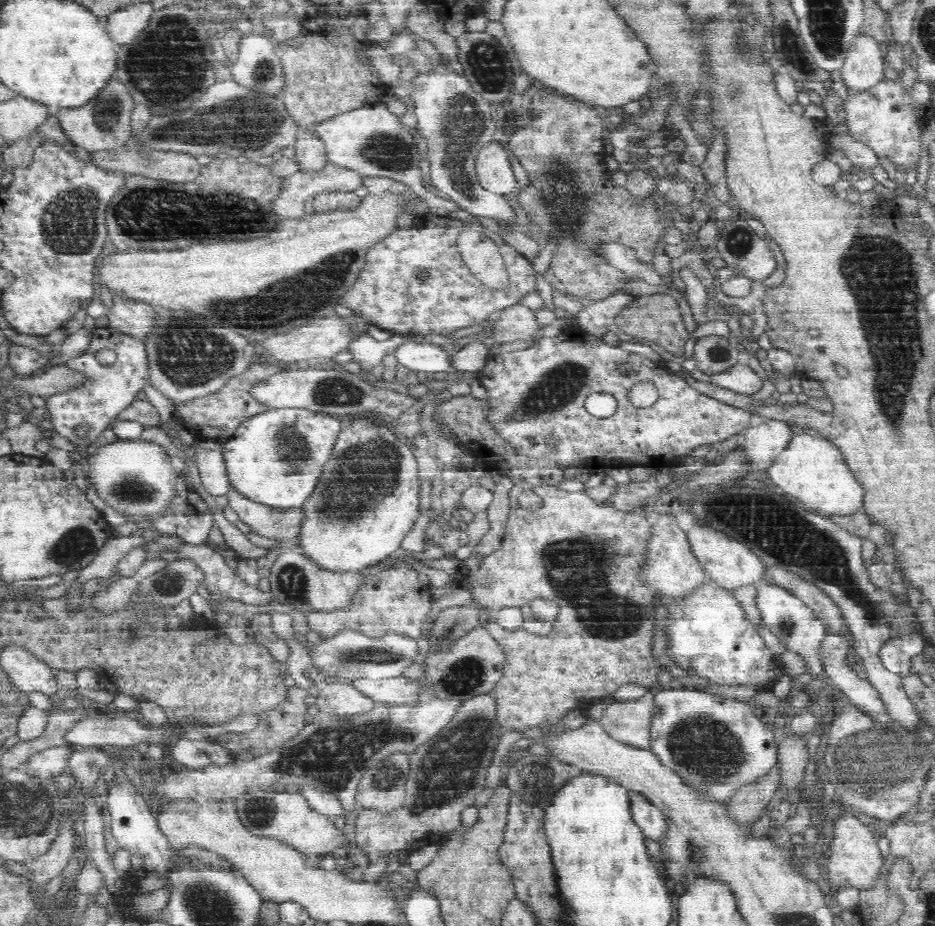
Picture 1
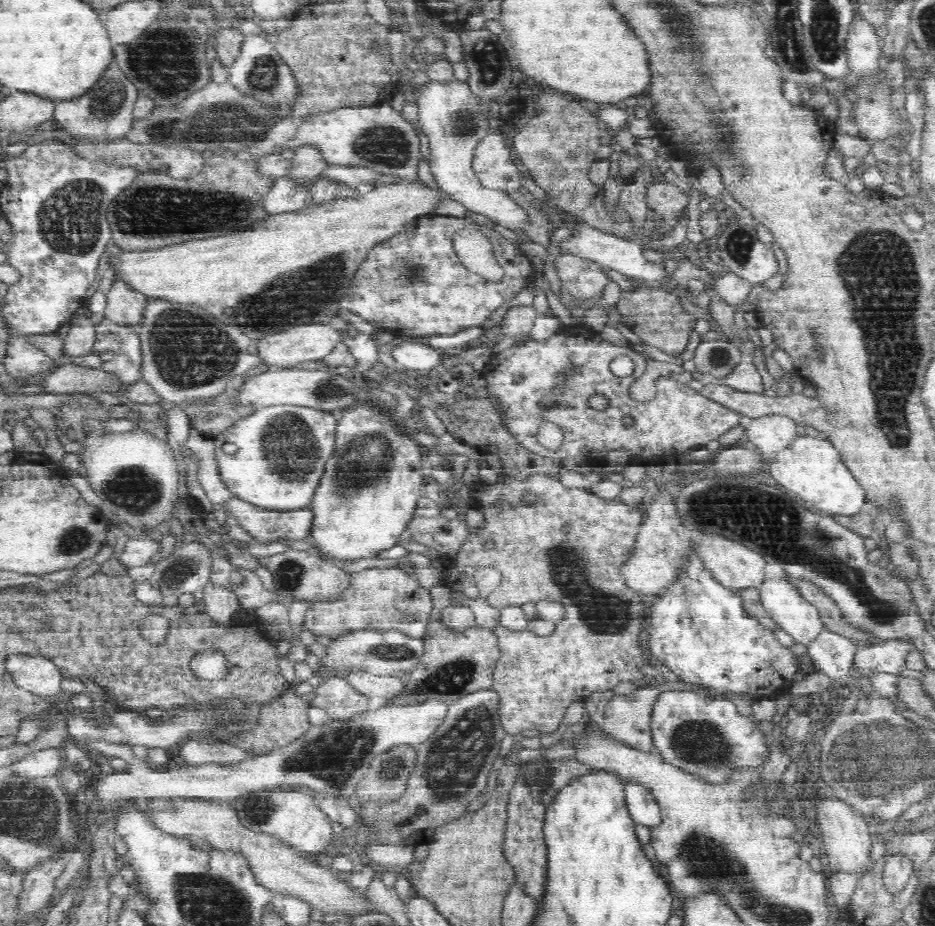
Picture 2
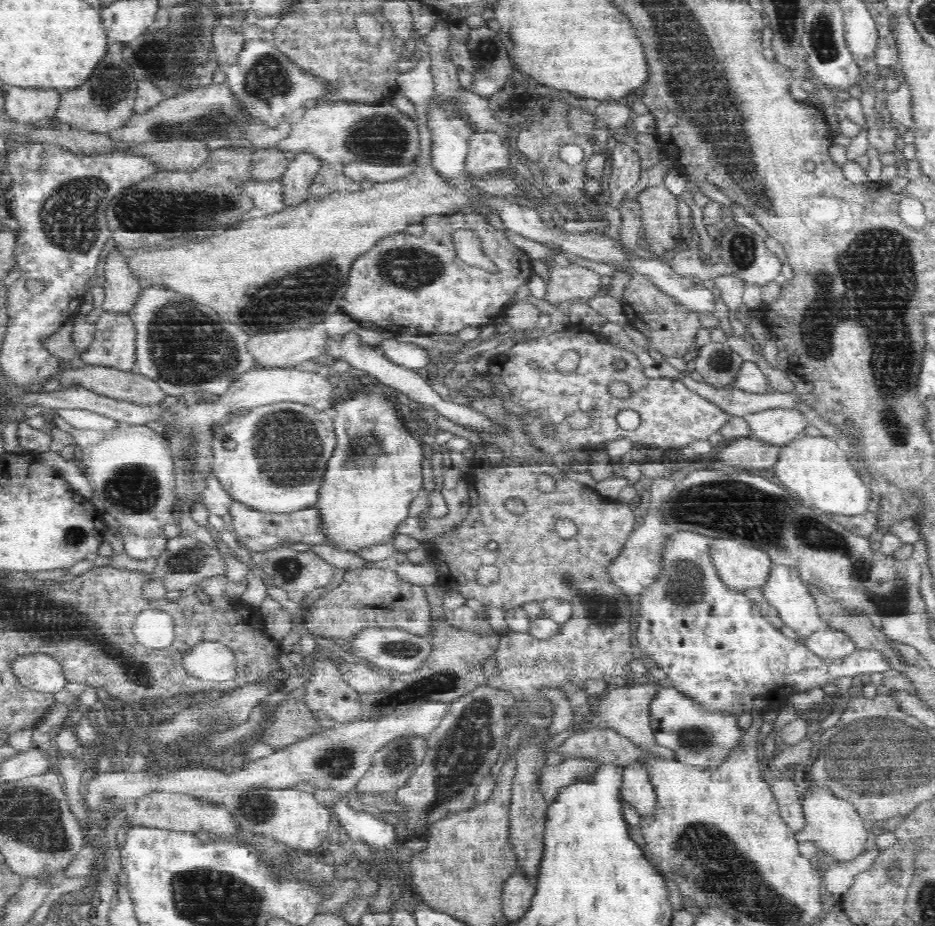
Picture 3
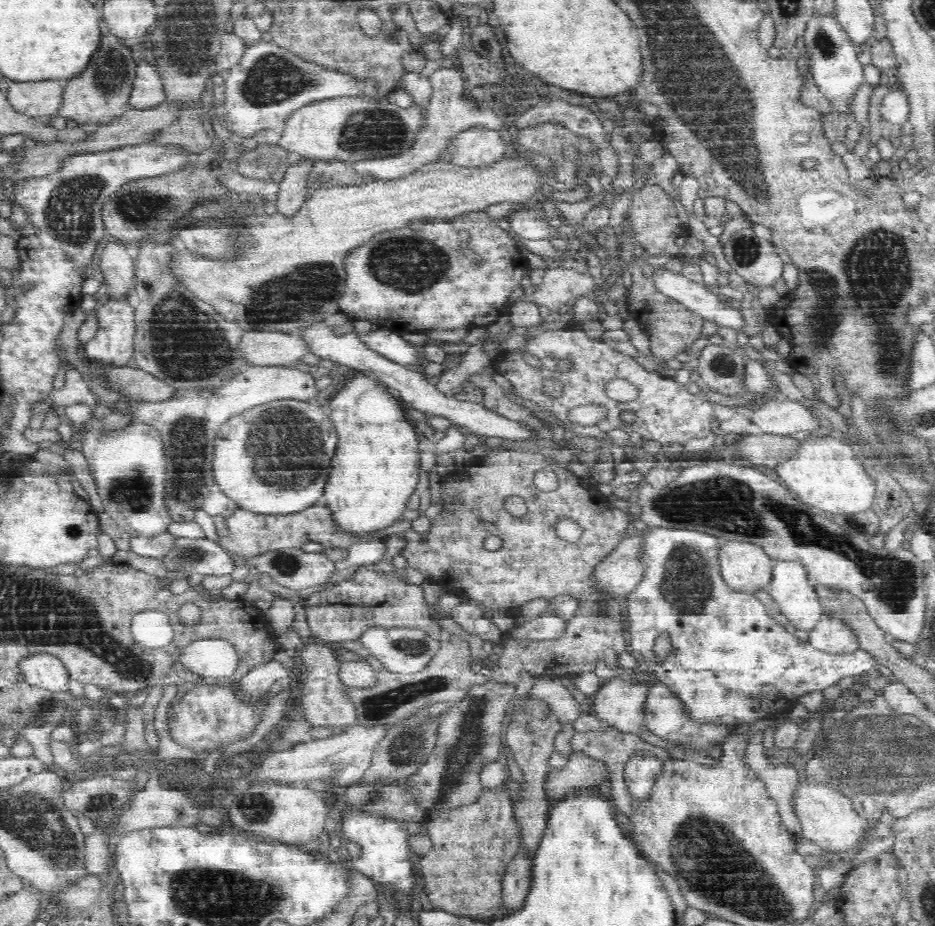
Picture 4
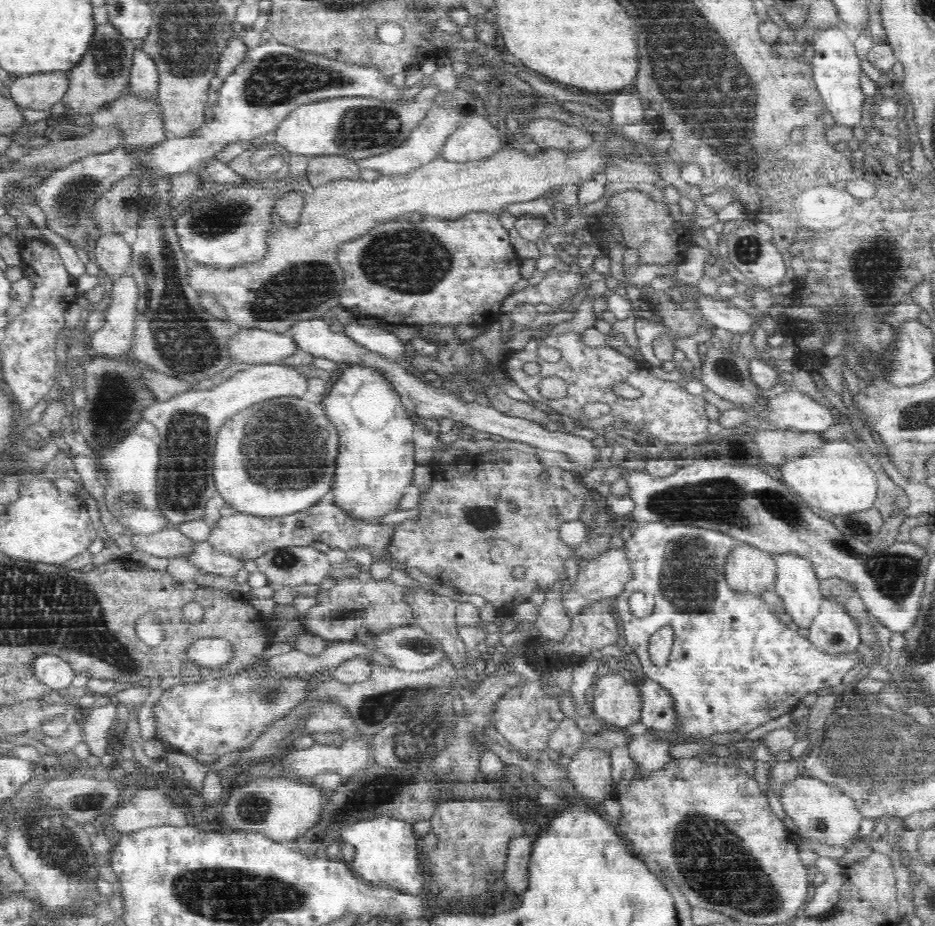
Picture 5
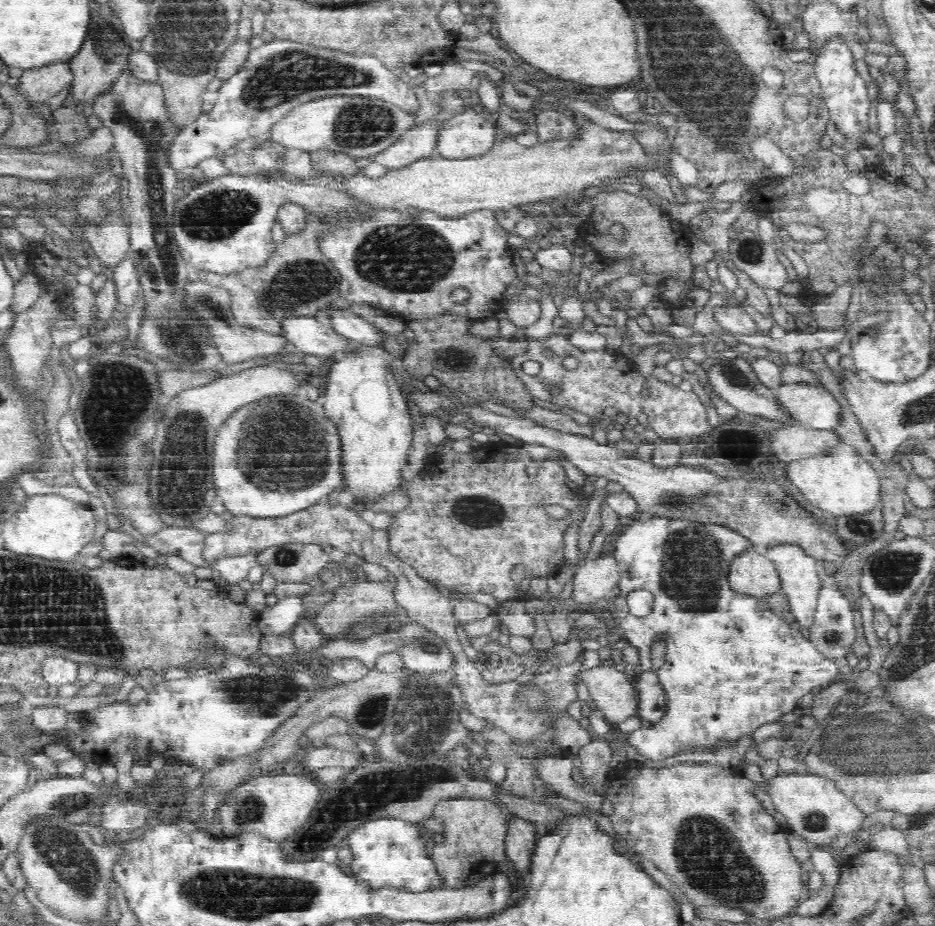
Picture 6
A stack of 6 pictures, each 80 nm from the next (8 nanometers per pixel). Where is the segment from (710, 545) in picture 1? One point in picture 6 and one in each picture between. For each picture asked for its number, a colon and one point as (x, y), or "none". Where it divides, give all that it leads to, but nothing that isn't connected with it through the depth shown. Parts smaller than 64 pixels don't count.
2: (735, 566)
3: (740, 568)
4: (745, 567)
5: (750, 571)
6: (753, 575)

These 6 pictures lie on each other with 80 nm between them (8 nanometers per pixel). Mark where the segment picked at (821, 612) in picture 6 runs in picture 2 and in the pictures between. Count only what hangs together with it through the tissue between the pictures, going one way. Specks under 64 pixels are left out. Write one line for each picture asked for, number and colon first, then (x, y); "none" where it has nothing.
2: (832, 652)
3: (828, 643)
4: (832, 634)
5: (835, 631)

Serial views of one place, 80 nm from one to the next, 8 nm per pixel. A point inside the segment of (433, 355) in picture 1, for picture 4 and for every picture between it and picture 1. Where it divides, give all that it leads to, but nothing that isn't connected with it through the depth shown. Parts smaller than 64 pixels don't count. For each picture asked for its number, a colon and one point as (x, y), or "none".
2: (412, 356)
3: (410, 356)
4: (387, 343)

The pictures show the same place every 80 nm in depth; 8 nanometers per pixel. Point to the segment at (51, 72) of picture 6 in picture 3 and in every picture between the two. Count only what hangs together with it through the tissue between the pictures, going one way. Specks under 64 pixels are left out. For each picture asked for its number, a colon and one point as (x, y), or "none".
3: (26, 105)
4: (42, 98)
5: (39, 91)

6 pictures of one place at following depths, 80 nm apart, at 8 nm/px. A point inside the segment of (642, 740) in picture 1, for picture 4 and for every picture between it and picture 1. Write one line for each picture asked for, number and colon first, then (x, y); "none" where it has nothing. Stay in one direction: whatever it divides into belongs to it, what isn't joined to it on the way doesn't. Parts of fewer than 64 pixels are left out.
2: (627, 717)
3: (626, 710)
4: (620, 703)

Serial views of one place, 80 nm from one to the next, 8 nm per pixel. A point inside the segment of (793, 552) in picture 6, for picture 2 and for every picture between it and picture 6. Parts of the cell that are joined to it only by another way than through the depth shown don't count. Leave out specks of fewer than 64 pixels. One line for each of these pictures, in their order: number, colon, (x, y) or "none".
2: (785, 606)
3: (784, 590)
4: (791, 586)
5: (797, 583)

